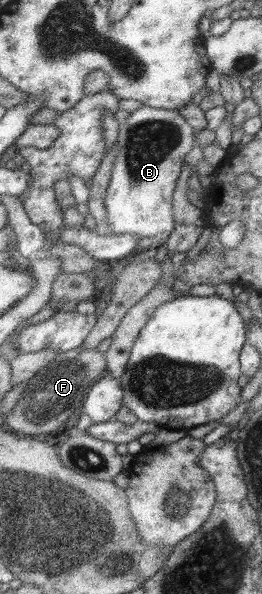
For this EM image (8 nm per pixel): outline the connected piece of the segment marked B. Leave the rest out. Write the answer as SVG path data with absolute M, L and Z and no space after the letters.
M141 105L119 125L118 150L103 198L109 234L137 236L133 253L164 245L174 228L172 197L184 156L190 152L193 128L176 109Z

